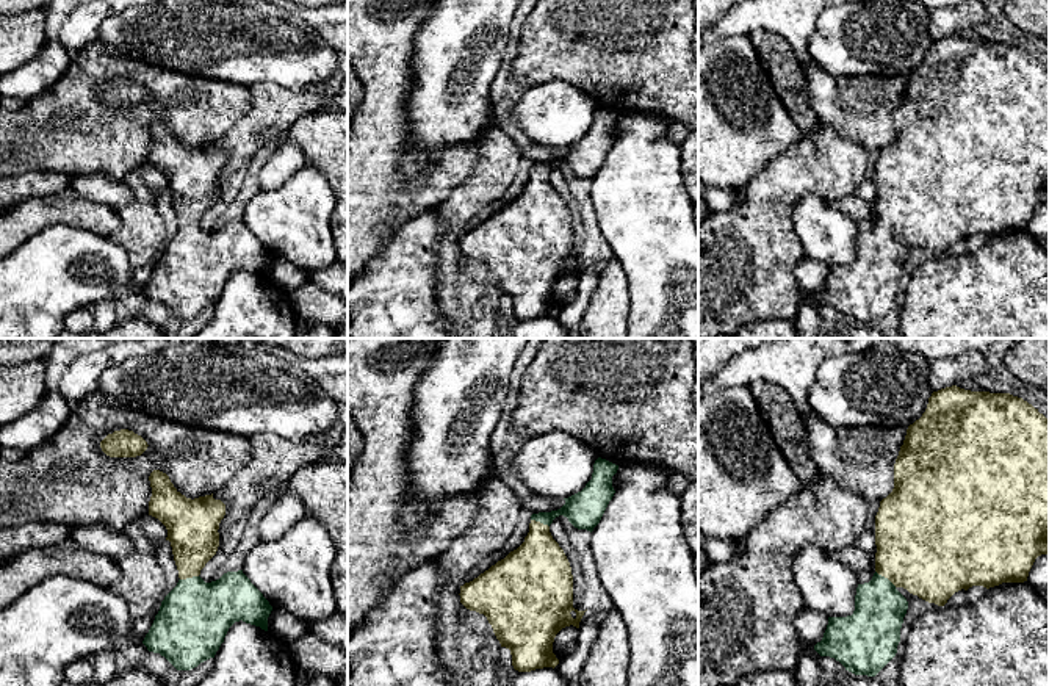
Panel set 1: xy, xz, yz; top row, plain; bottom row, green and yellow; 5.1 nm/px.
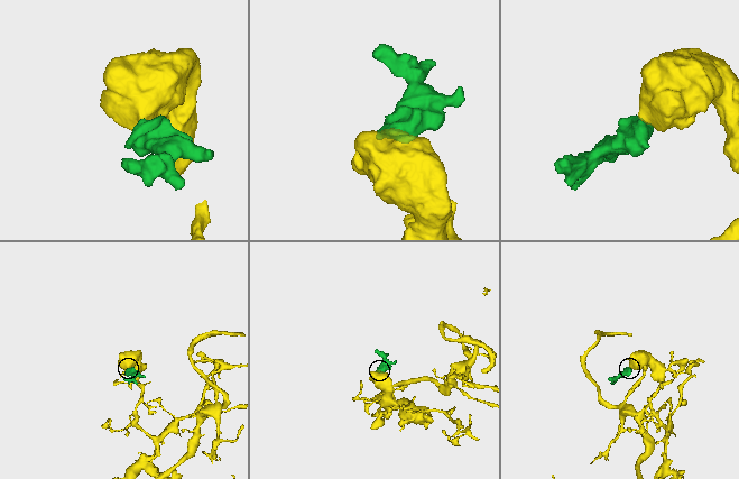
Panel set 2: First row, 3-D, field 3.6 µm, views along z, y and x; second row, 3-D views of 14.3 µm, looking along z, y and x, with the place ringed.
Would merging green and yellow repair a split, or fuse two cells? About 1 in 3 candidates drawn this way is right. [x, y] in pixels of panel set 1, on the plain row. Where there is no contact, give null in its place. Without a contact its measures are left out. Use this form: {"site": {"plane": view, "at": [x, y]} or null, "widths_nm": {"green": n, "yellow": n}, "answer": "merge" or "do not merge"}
{"site": {"plane": "yz", "at": [886, 227]}, "widths_nm": {"green": 260, "yellow": 480}, "answer": "merge"}

